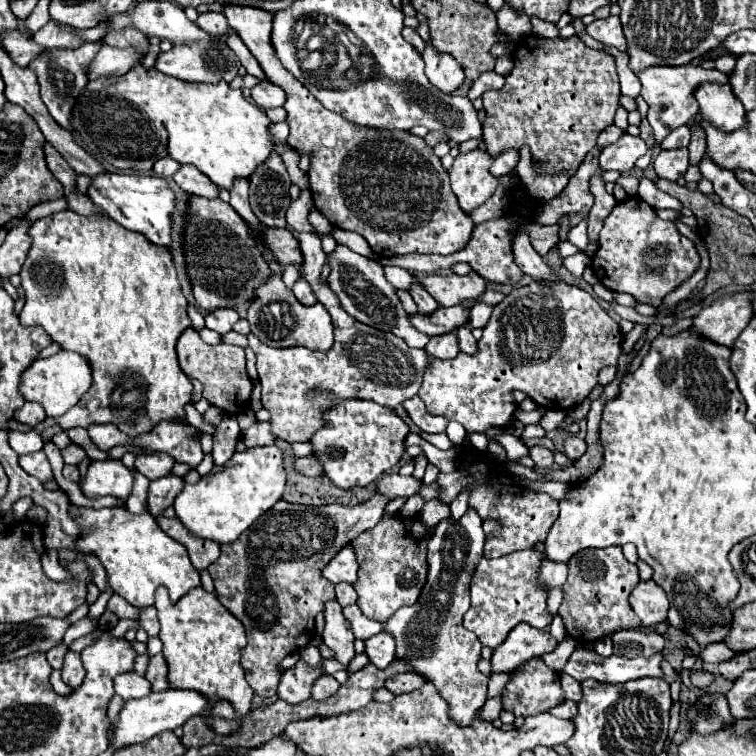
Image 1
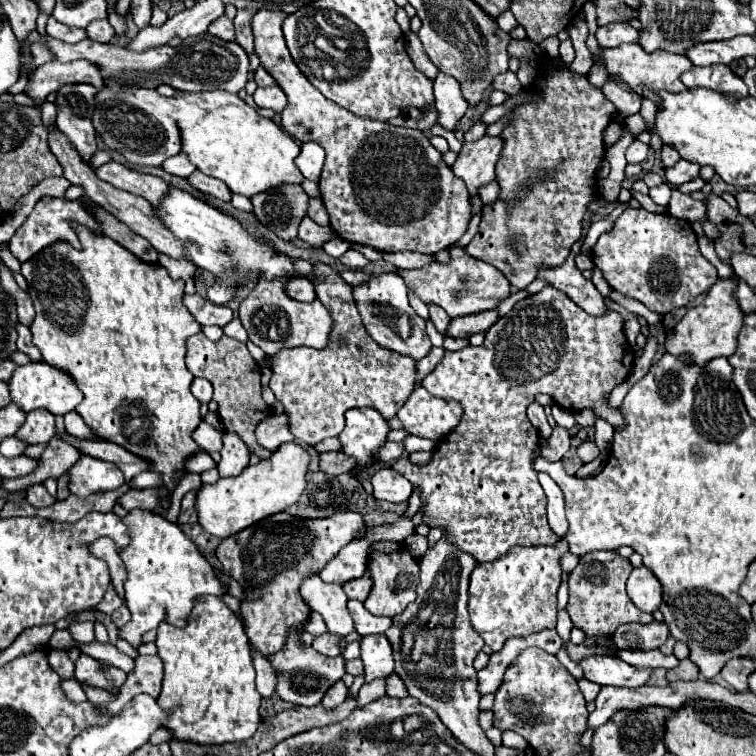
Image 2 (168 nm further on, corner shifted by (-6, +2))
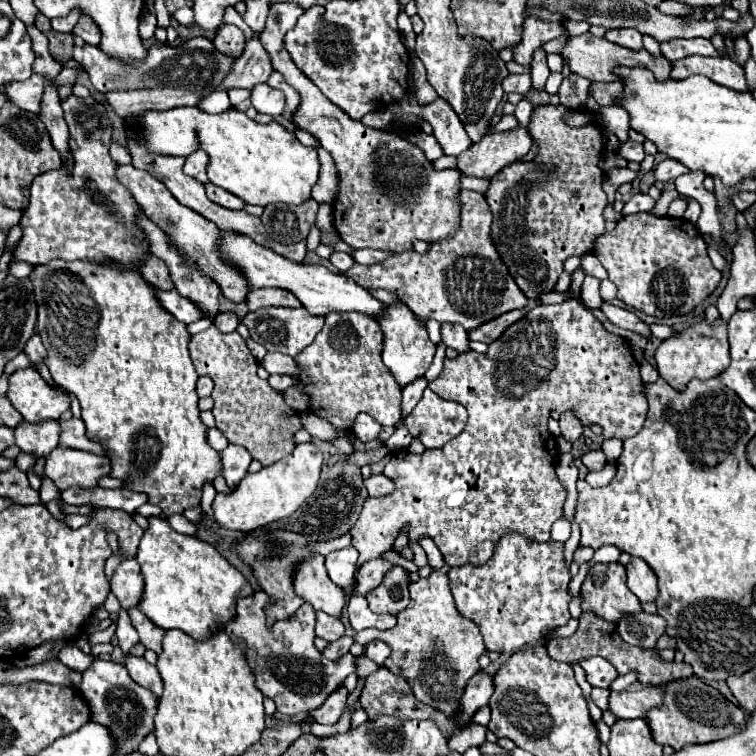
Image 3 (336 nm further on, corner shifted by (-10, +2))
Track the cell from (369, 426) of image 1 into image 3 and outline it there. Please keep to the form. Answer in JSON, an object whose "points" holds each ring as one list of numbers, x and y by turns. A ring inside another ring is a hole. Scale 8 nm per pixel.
{"points":[[359,414,359,416,355,418,355,424,353,424,351,430,353,430,353,434,355,434,361,442,371,442,371,440,375,440,375,438,379,436,381,426,379,426,371,416]]}

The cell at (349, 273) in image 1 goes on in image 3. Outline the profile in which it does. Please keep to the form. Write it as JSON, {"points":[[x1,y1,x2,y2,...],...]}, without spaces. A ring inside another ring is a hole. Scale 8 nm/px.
{"points":[[395,300,393,304,385,304,381,316,377,318,381,330,383,330,383,362,393,372,395,380,401,386,407,386,415,378,423,376,427,368,433,362,435,356,435,344,429,340,425,326,419,322,419,318,411,312,411,308,403,300]]}

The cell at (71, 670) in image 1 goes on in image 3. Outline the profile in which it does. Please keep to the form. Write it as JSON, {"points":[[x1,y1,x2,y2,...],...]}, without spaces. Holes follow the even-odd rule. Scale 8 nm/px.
{"points":[[95,658,93,664,83,672,83,684,79,690,85,696,85,700,91,704,91,712,93,712,91,718,99,724,107,724,107,728,111,728,111,732,115,732,119,740,121,738,125,740,123,748,119,748,119,754,137,750,139,742,149,732,153,732,153,716,157,712,157,698,151,692,147,692,143,686,135,684,123,664]]}

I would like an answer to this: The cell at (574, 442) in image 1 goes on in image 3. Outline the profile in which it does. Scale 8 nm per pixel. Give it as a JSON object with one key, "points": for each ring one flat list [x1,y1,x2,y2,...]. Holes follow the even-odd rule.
{"points":[[587,450,583,456,581,456,583,464,589,468,589,470,601,470,605,464,607,464,607,458,603,454,603,450]]}

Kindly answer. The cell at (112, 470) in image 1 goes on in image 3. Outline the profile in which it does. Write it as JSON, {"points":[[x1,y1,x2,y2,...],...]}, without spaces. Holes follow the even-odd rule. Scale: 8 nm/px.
{"points":[[57,446,47,456,45,464,45,474,55,482,59,490,67,490,71,486,95,488,103,476,109,476,109,472,109,458,63,446]]}

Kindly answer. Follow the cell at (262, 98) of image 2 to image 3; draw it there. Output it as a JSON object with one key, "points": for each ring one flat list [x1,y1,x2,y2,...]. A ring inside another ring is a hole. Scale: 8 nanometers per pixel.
{"points":[[259,84,251,90,251,104,257,108,257,112,279,116,285,110,285,96,277,88]]}

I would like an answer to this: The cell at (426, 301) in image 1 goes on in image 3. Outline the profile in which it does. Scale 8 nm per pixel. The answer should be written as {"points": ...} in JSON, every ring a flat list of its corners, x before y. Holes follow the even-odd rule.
{"points":[[443,322,441,324,441,340,445,342,445,346,455,348,457,352,467,352,469,350,467,330,463,326,459,326,459,324]]}

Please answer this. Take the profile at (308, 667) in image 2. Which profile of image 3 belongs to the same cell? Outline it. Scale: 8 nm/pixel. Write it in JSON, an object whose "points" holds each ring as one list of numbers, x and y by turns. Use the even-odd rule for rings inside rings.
{"points":[[255,590,251,596,237,600,237,620,227,624,227,634,233,636,233,640,243,638,247,644,247,660,249,666,257,678,257,688,263,692,263,696,269,696,281,714,295,716,295,714,307,714,309,710,319,708,331,692,335,692,343,680,355,670,355,658,351,654,345,654,339,660,327,660,313,644,315,638,315,610,305,604,303,610,287,620,277,622,273,628,265,626,265,604,269,604,271,598,263,594,261,590]]}

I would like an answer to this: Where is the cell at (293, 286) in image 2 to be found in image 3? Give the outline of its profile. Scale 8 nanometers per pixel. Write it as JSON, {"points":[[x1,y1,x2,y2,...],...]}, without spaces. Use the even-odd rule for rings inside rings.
{"points":[[261,288,247,294,249,310,257,310,261,306,287,306,287,308,299,308,297,296,291,296,291,292,281,288]]}

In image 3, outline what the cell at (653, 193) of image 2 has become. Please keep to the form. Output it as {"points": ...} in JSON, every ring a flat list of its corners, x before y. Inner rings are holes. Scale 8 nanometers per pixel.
{"points":[[635,194,635,196,631,196,627,202,625,202,625,206,623,206,623,216,627,216,627,214,633,214,633,212,651,212,651,208,655,206,657,202,649,196,649,194]]}

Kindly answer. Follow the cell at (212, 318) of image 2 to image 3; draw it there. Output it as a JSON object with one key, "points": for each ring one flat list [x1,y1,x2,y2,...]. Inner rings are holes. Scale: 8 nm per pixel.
{"points":[[175,288,173,290,159,290,159,300,163,304,163,308,167,308,167,312,171,312,177,320,185,322,185,324,191,324,191,322,197,322,201,320,203,316,207,316,193,300,181,296]]}

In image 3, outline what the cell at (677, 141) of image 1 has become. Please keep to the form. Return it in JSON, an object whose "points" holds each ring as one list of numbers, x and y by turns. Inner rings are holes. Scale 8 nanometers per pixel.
{"points":[[665,158,663,162,659,162,655,166,655,178,659,182,667,182,667,180,675,180,677,176,685,174,687,168,683,164,679,164,677,160,671,160,671,158]]}

